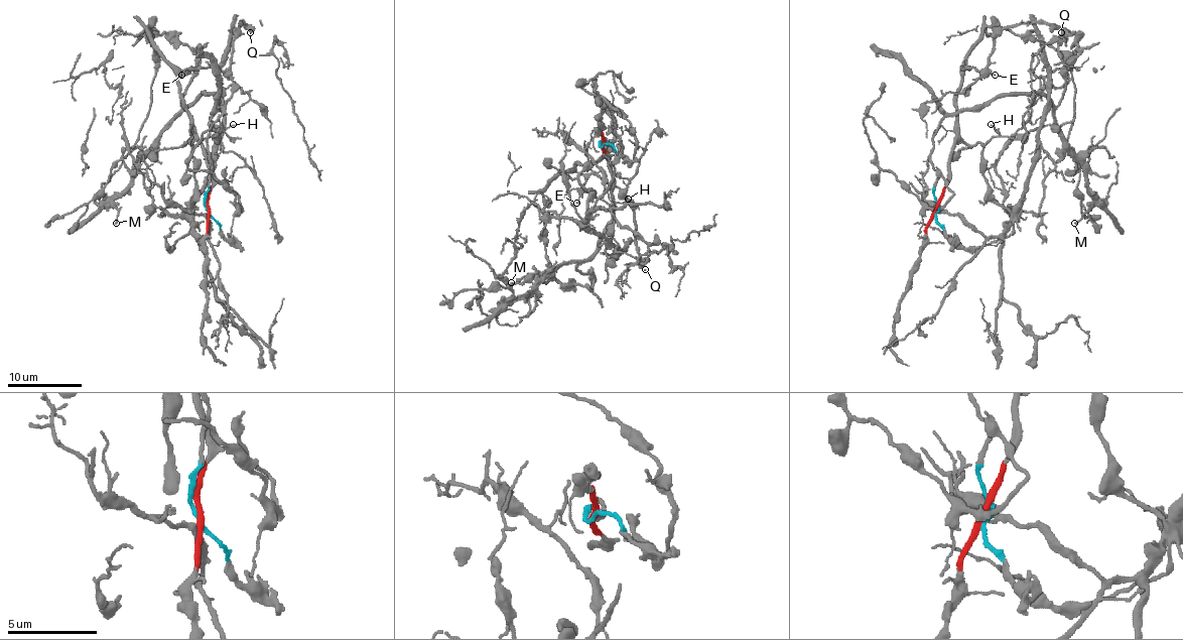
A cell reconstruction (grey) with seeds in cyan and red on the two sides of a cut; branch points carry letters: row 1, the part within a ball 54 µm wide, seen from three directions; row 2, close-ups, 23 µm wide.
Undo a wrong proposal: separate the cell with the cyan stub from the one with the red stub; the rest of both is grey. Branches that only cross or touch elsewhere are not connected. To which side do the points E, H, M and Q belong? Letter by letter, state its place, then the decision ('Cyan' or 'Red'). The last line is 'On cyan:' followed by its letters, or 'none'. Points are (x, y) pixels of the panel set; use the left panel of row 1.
E: Place: (181, 75). Red
H: Place: (233, 124). Red
M: Place: (116, 223). Cyan
Q: Place: (250, 32). Red
On cyan: M

